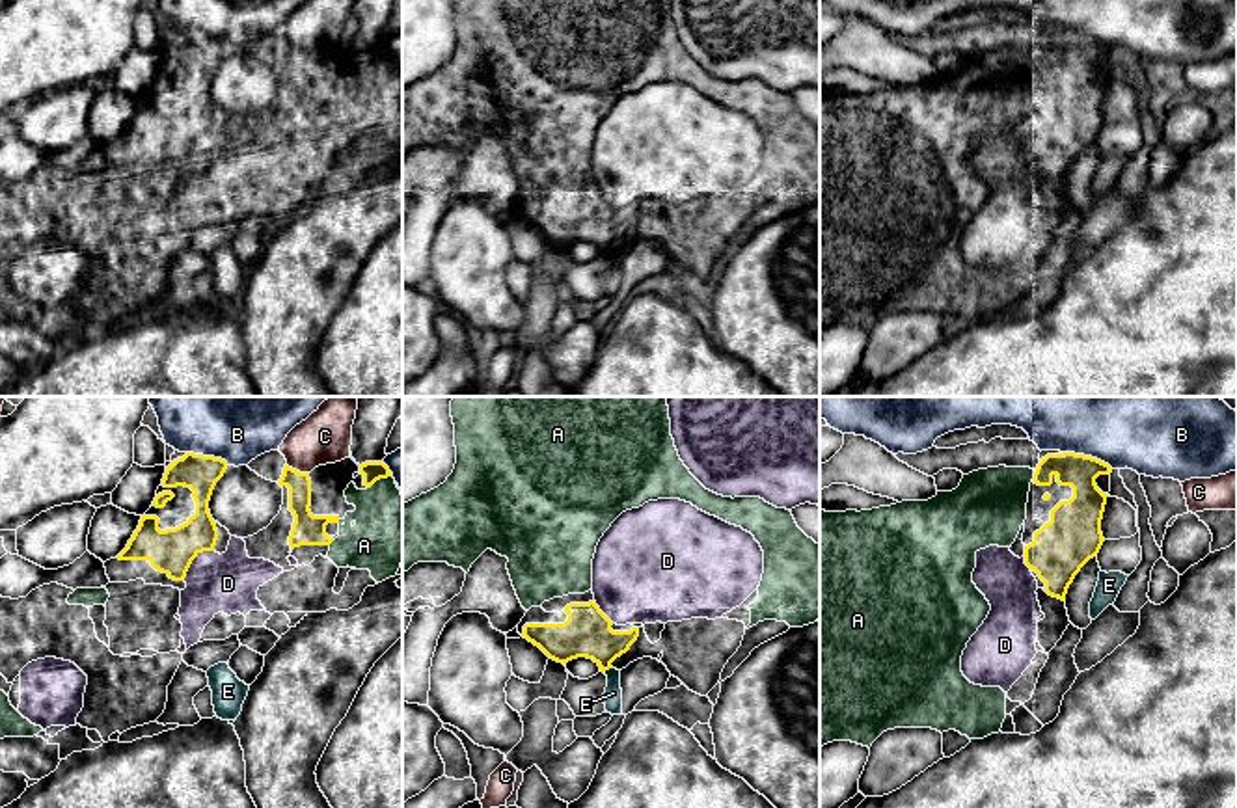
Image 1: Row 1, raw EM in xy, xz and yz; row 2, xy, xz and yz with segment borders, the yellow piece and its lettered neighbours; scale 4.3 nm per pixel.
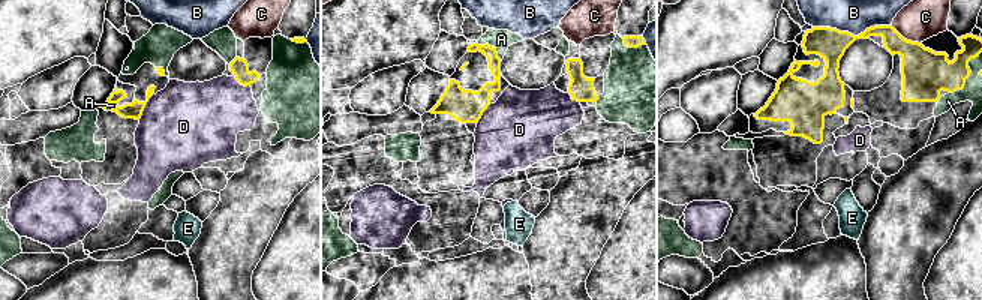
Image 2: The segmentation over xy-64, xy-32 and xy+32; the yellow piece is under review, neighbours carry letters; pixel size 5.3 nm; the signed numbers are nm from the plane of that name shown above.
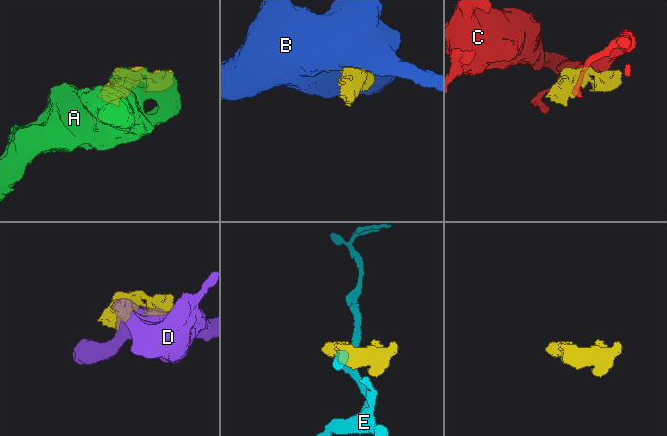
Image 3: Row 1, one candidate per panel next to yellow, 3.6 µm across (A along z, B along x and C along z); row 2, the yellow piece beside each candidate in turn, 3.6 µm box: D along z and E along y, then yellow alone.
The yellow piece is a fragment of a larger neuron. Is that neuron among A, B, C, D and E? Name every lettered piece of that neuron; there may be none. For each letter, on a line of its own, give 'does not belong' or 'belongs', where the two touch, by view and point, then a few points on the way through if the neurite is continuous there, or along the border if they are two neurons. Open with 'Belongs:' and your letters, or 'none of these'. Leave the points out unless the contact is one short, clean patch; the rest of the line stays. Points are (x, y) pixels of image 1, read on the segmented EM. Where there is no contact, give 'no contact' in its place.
Belongs: D
A: does not belong | yz (1034, 475)
B: does not belong | yz (1088, 457)
C: does not belong | xy (295, 470)
D: belongs | xy (192, 559)
E: does not belong | xz (608, 669) | along xz (611, 667), (604, 673)

